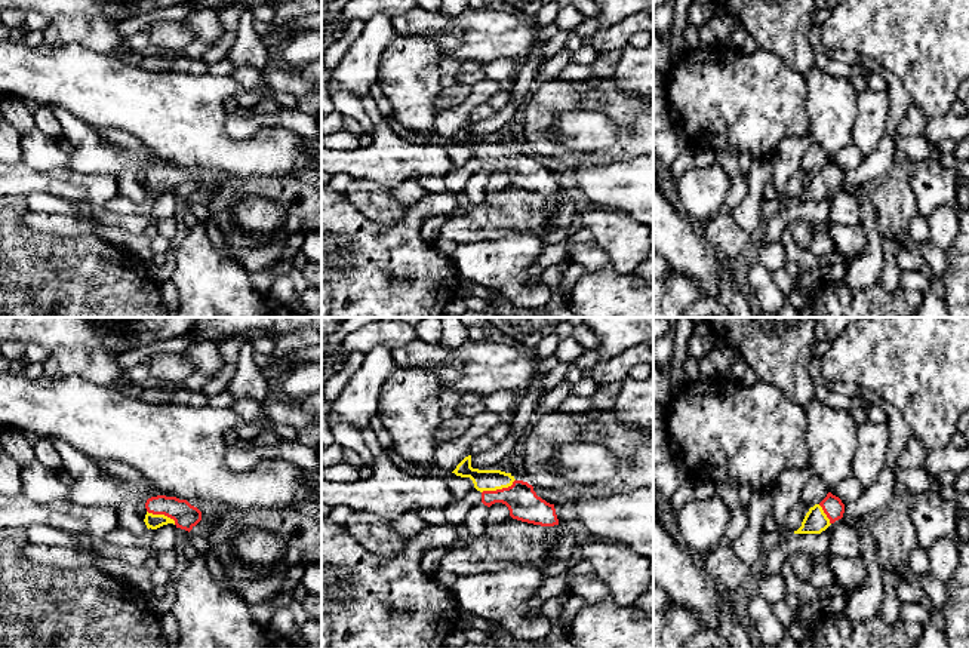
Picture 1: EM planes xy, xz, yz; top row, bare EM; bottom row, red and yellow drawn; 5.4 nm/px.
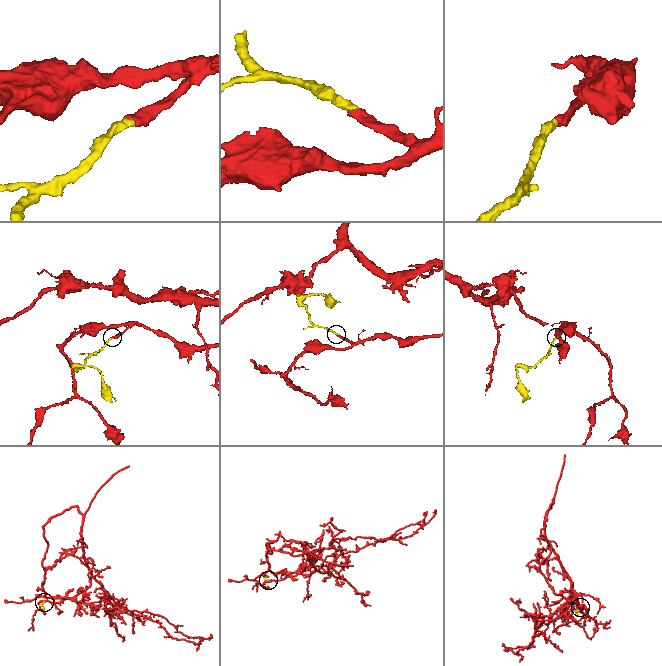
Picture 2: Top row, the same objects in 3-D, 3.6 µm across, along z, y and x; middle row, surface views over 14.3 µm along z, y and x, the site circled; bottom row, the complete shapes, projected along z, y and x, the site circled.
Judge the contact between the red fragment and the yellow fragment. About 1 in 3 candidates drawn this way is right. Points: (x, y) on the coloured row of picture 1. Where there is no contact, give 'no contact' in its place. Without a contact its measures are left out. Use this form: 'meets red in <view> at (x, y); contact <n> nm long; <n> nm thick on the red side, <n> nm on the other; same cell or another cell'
meets red in xz at (498, 490); contact 200 nm long; 170 nm thick on the red side, 110 nm on the other; same cell

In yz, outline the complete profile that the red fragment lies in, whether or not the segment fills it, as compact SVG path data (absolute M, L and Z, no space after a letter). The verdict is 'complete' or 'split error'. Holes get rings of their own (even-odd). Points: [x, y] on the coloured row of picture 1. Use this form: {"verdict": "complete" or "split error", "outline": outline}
{"verdict": "split error", "outline": "M831 492L806 513L802 526L794 534L821 534L831 523L842 519L845 513L845 504Z"}

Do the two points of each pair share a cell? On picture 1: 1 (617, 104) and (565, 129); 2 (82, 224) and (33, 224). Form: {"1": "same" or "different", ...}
{"1": "different", "2": "same"}

